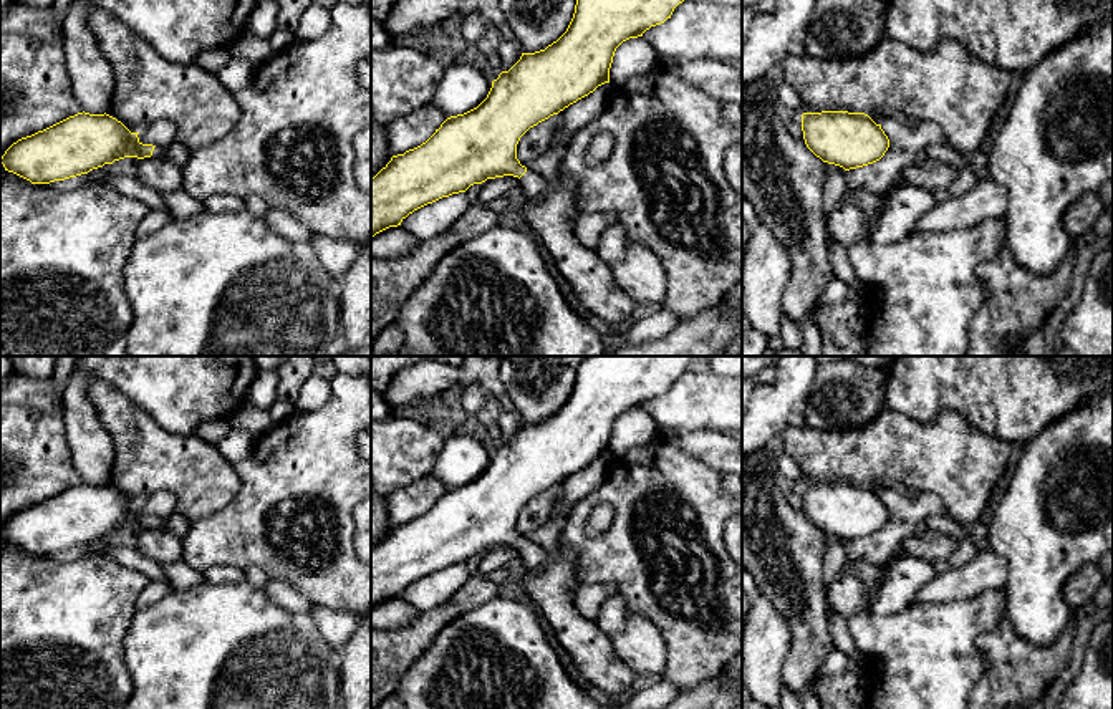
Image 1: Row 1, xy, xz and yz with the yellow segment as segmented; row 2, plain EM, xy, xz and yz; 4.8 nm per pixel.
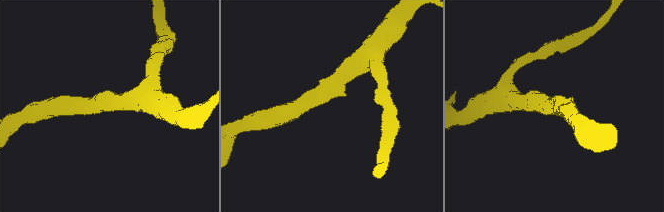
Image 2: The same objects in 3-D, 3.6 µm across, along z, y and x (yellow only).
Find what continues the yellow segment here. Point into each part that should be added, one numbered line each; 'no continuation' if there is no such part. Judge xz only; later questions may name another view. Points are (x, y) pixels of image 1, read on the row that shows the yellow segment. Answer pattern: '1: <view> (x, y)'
1: xz (532, 184)

